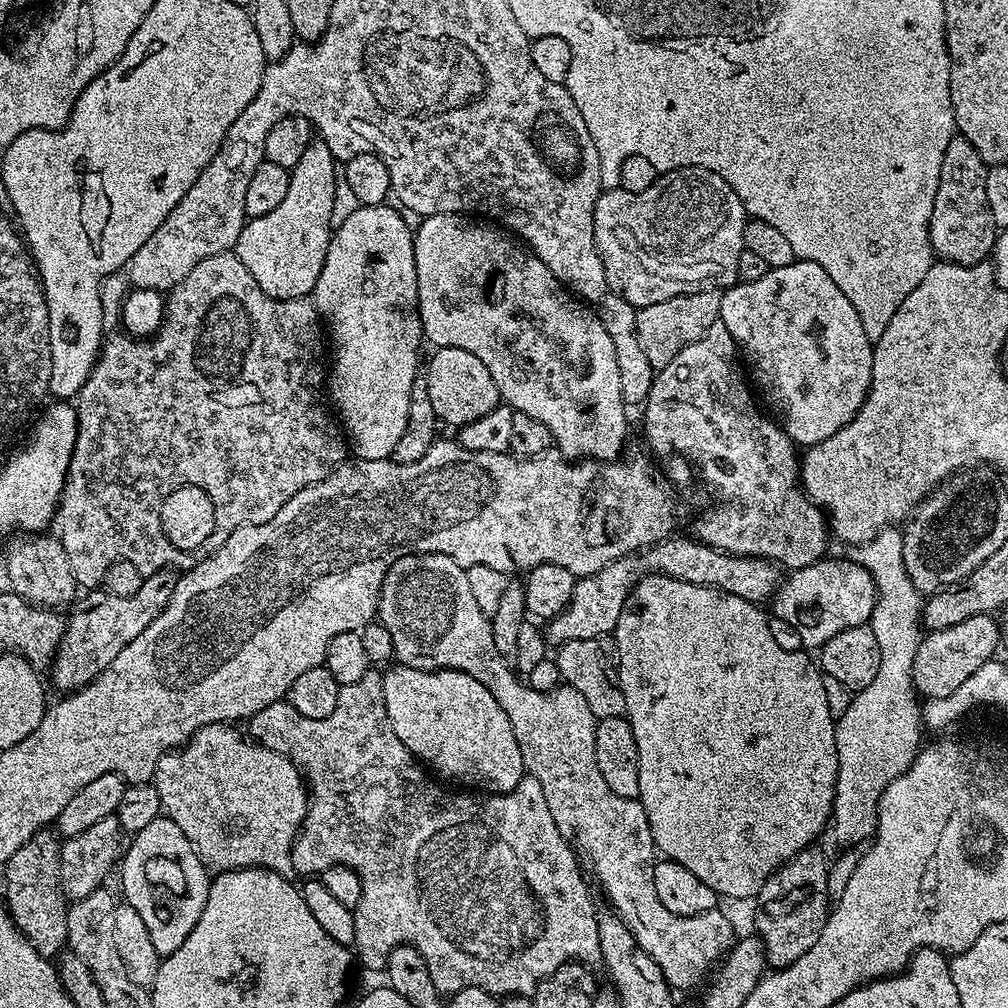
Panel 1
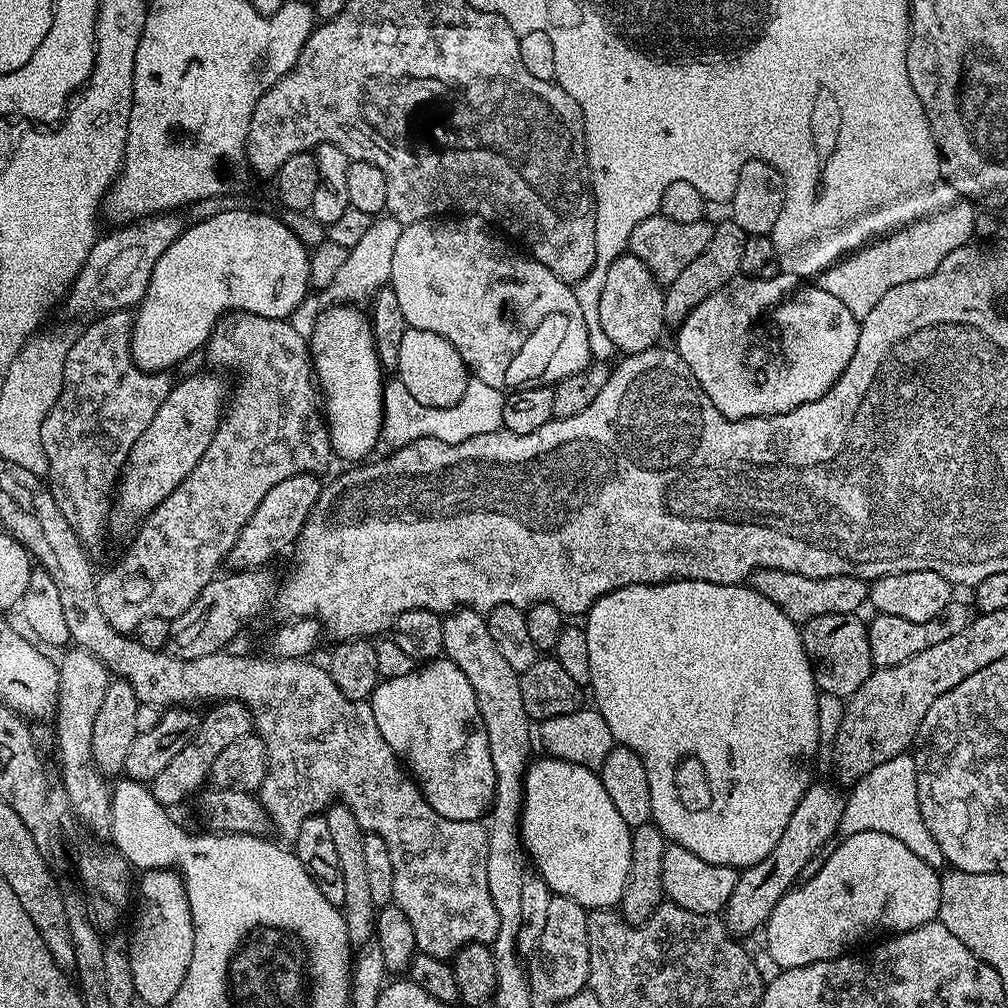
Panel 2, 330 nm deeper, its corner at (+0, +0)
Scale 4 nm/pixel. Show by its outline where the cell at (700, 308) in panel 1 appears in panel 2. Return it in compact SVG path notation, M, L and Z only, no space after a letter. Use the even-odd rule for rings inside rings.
M724 218L720 225L717 223L713 227L710 242L706 242L702 254L698 254L698 258L694 258L694 262L690 262L690 266L686 266L686 270L682 270L682 274L678 274L678 278L674 278L674 282L664 288L665 325L679 326L690 314L690 310L694 310L694 306L706 302L710 294L722 290L722 286L741 275L742 253L747 241L748 236L742 226L730 218Z

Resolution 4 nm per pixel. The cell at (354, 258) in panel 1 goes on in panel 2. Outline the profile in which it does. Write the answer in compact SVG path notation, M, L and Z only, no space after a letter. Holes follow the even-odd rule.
M347 303L326 307L310 337L314 380L322 393L322 412L337 461L360 462L371 457L382 440L385 369L380 367L372 321Z

